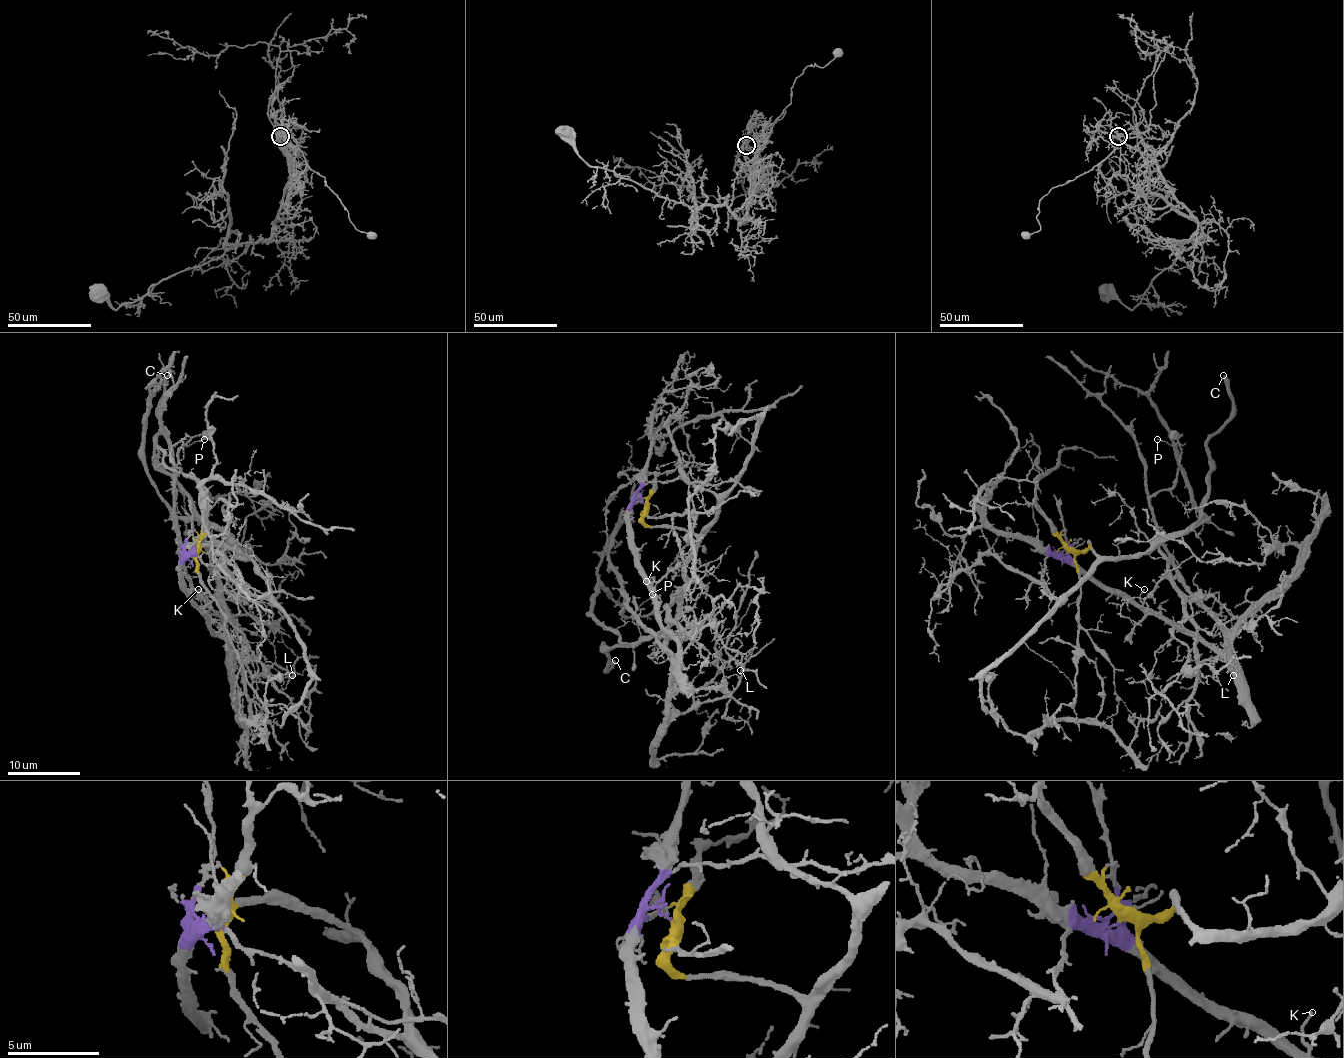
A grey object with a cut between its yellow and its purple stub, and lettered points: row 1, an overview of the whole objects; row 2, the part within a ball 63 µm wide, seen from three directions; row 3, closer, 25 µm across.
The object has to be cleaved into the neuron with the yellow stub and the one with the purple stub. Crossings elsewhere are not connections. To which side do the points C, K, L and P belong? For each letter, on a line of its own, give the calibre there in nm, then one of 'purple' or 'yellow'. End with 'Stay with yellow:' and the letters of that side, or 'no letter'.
C: calibre 360 nm; yellow
K: calibre 120 nm; purple
L: calibre 130 nm; purple
P: calibre 110 nm; purple
Stay with yellow: C

